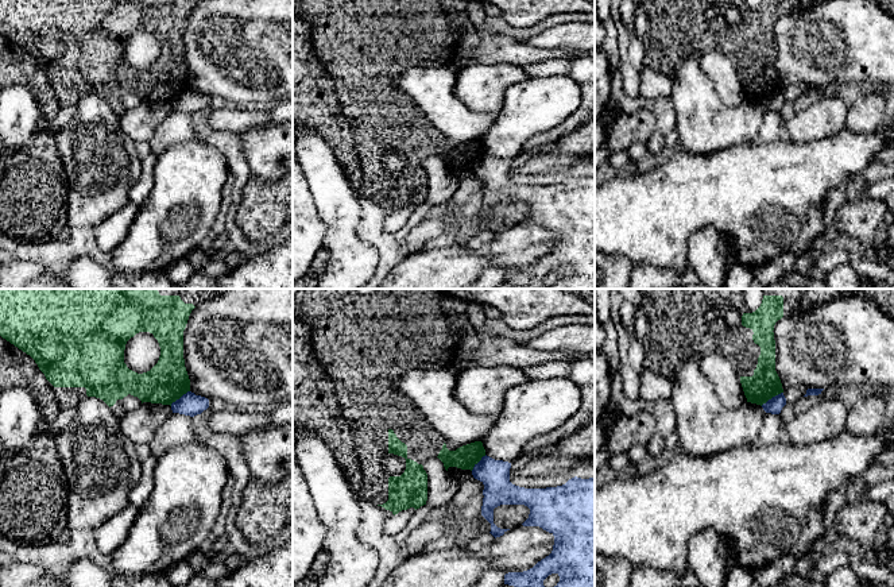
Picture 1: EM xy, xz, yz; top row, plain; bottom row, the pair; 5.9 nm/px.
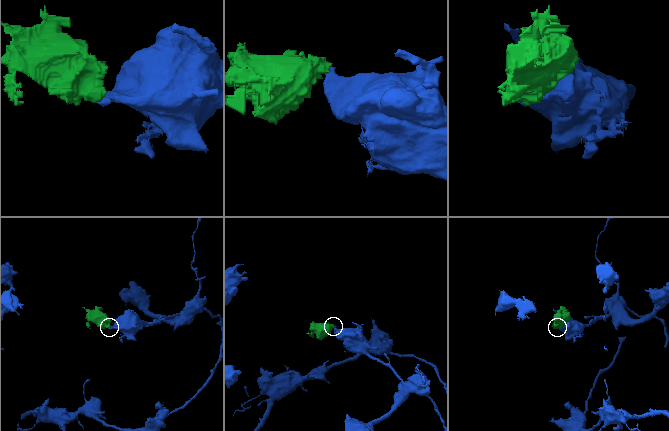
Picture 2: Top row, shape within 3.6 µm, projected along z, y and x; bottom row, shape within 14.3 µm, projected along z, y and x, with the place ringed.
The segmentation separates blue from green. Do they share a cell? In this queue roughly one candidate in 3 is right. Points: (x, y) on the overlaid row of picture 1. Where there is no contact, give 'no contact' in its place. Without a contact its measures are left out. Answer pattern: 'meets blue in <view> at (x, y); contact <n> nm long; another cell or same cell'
meets blue in yz at (773, 397); contact 160 nm long; another cell

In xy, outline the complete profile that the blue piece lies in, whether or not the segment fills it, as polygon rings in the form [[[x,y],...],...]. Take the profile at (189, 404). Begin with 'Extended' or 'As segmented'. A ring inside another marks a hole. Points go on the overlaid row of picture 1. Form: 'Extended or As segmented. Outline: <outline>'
As segmented. Outline: [[[191,391],[183,394],[179,399],[171,403],[173,413],[194,417],[201,414],[209,408],[209,399],[201,395],[196,395]]]

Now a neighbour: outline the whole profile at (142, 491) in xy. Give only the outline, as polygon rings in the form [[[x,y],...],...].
[[[151,455],[142,463],[142,476],[133,490],[129,493],[128,505],[140,509],[150,498],[155,484],[155,466],[158,457]]]

